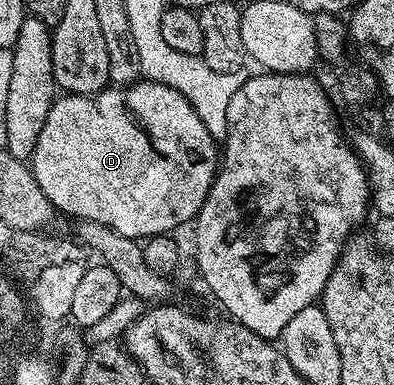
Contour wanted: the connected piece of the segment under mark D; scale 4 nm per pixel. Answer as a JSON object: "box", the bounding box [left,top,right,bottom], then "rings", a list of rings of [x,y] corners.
{"box":[31,79,219,239],"rings":[[[138,79],[131,85],[124,87],[106,87],[100,93],[92,97],[75,97],[61,95],[56,98],[50,110],[47,111],[46,122],[39,132],[38,142],[35,143],[31,158],[33,178],[43,187],[43,195],[53,204],[58,214],[66,213],[77,221],[94,221],[103,223],[103,227],[111,227],[111,231],[117,231],[119,235],[127,235],[134,239],[158,237],[160,233],[172,234],[173,229],[185,225],[196,218],[197,212],[203,207],[203,203],[209,194],[209,188],[213,186],[213,180],[217,178],[219,168],[219,145],[212,135],[203,127],[203,121],[195,115],[195,109],[191,107],[183,95],[171,87],[154,81]]]}

